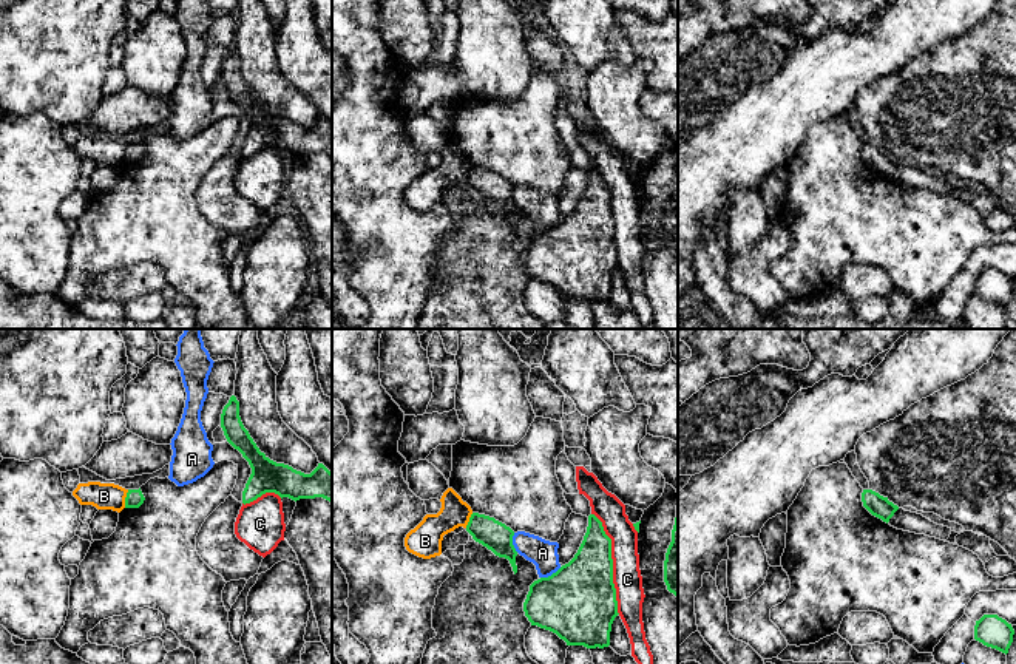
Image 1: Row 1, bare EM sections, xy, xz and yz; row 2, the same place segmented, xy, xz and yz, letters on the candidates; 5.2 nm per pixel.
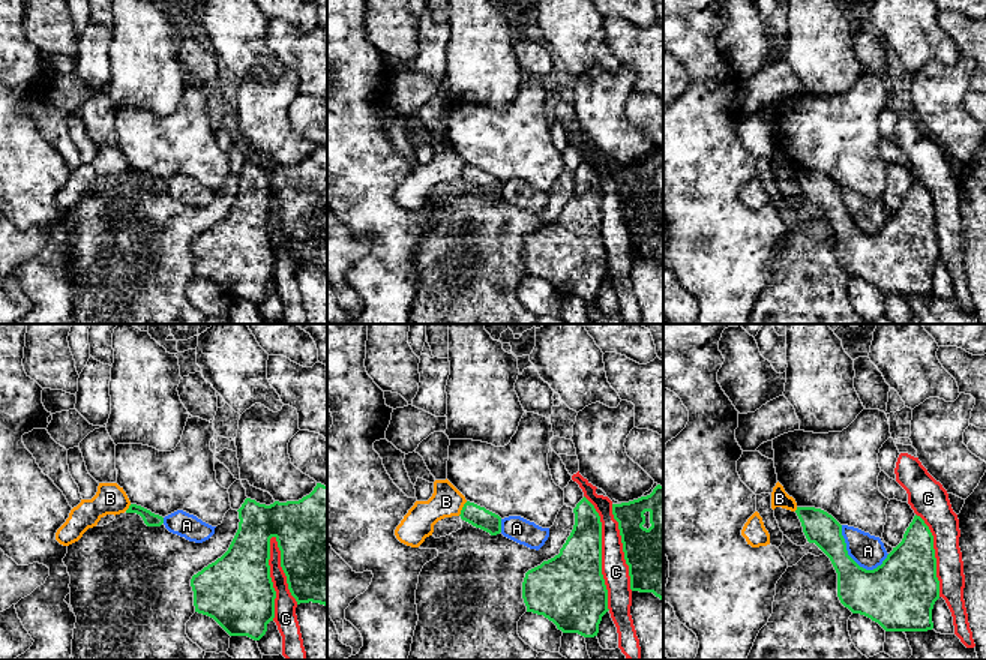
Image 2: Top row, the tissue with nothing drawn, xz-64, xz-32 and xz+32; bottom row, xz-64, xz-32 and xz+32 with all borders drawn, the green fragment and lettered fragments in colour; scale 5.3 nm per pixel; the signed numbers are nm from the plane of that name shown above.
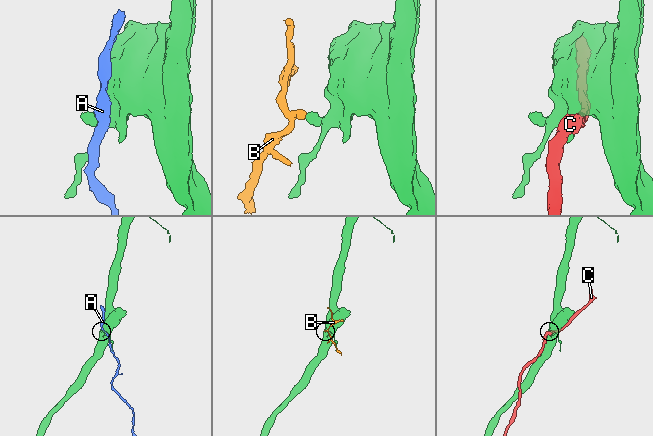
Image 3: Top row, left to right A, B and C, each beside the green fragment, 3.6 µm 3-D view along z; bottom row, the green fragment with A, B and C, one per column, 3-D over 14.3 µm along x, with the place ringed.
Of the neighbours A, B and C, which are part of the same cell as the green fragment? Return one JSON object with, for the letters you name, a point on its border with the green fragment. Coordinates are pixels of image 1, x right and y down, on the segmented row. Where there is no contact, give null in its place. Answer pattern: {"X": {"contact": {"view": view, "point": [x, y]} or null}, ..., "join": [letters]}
{"join": []}

